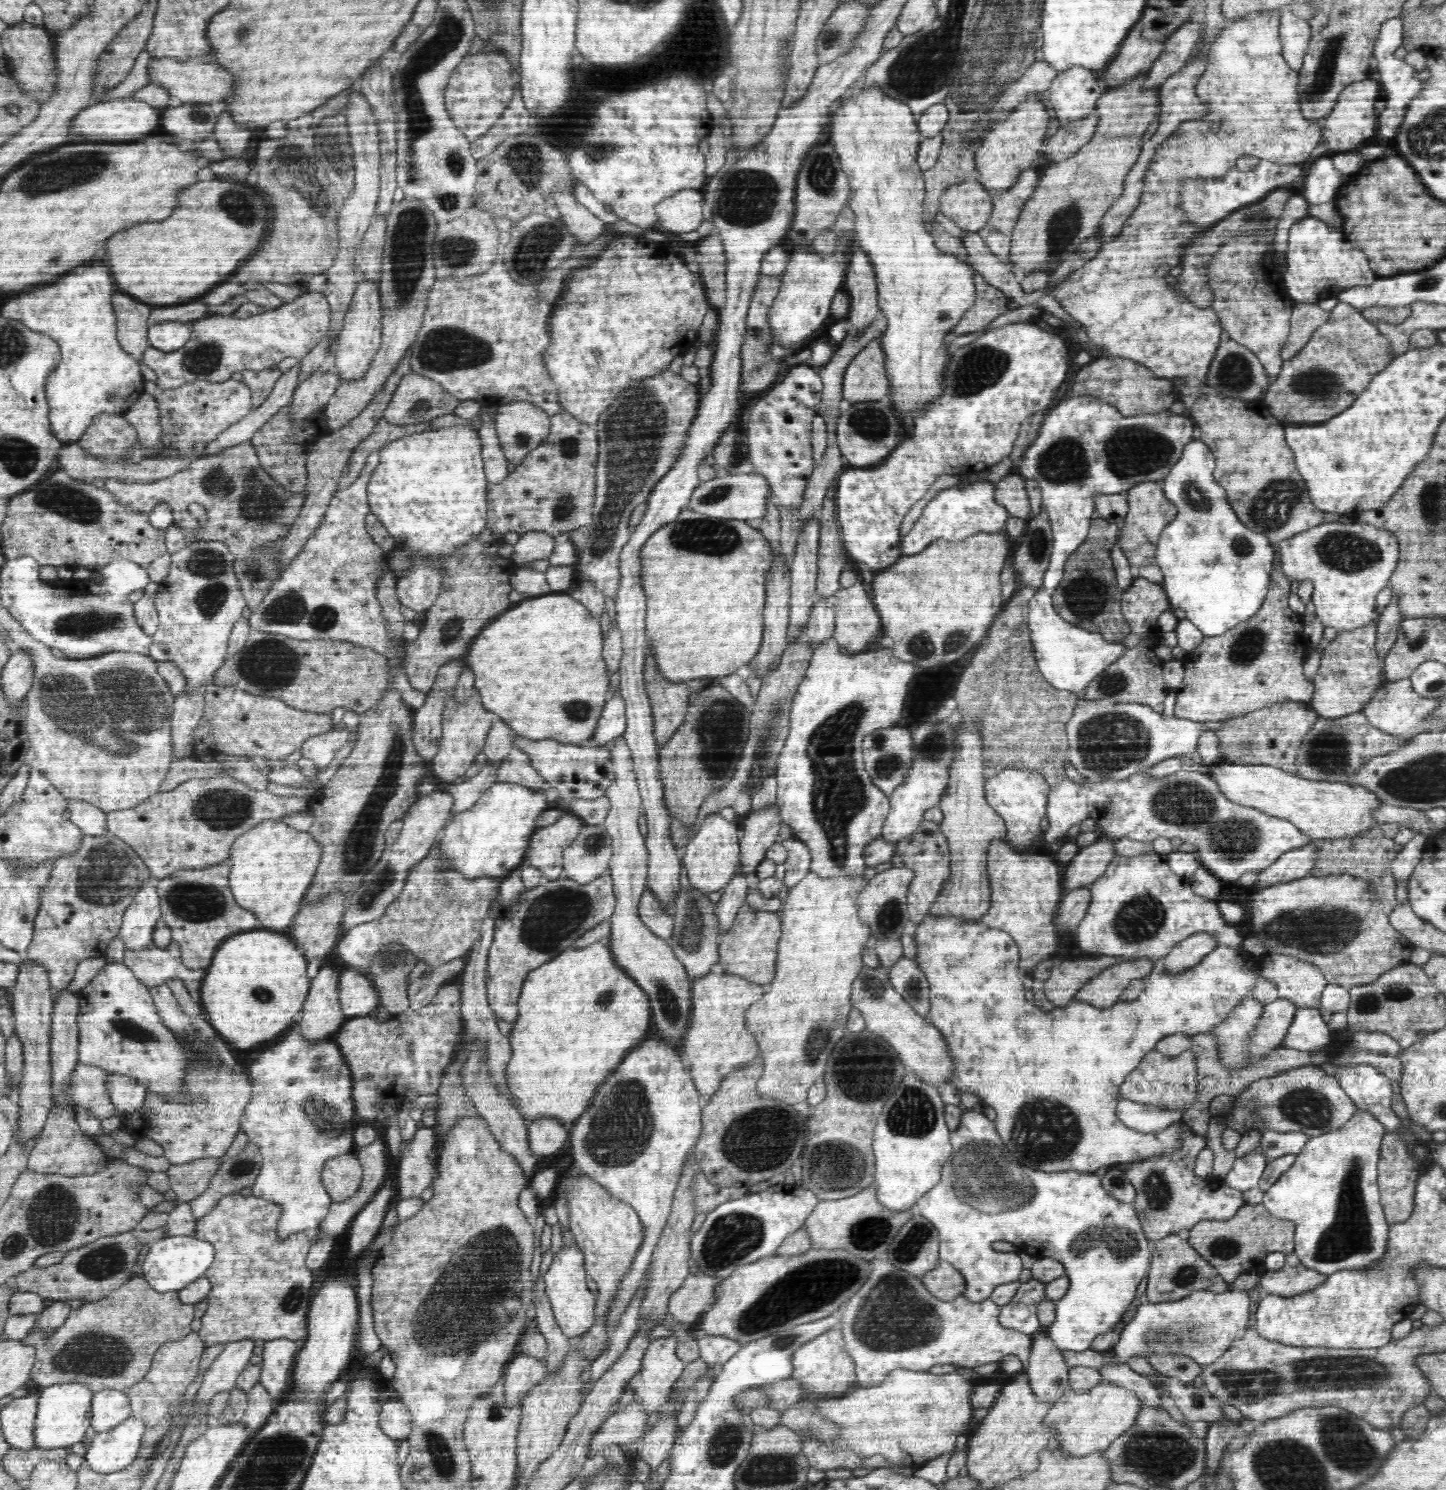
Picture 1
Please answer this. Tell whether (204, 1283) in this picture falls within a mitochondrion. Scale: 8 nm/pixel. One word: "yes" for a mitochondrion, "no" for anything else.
no

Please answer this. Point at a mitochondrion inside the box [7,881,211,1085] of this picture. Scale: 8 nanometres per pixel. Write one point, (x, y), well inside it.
(124, 1028)

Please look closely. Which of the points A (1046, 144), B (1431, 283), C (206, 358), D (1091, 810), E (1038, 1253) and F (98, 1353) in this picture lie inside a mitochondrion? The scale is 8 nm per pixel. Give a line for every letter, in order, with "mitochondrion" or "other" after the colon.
A: other
B: mitochondrion
C: mitochondrion
D: other
E: other
F: mitochondrion

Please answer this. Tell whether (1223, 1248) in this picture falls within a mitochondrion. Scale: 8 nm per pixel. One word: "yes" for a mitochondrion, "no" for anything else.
yes

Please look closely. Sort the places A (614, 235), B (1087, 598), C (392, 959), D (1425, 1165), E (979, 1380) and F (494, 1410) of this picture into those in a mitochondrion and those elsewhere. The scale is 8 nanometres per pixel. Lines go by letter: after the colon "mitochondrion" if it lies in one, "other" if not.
A: other
B: mitochondrion
C: mitochondrion
D: other
E: other
F: mitochondrion

